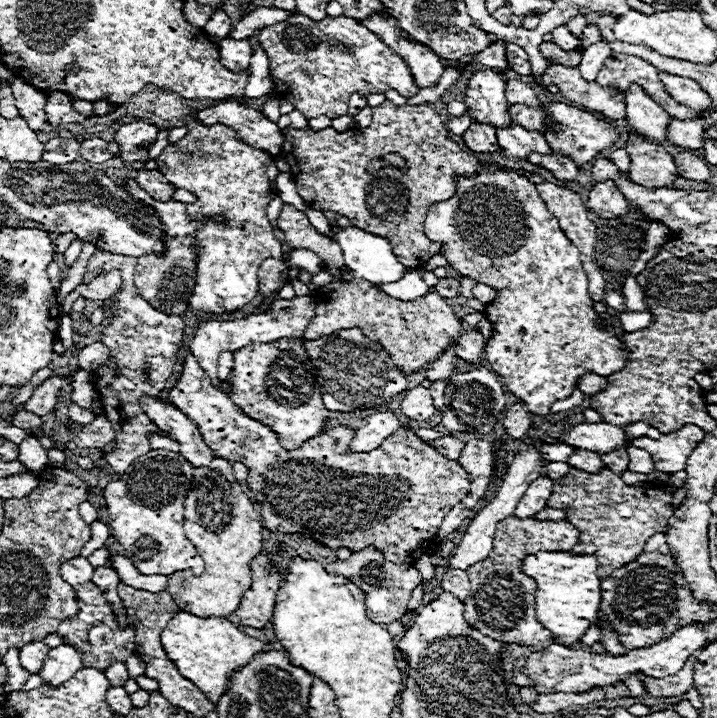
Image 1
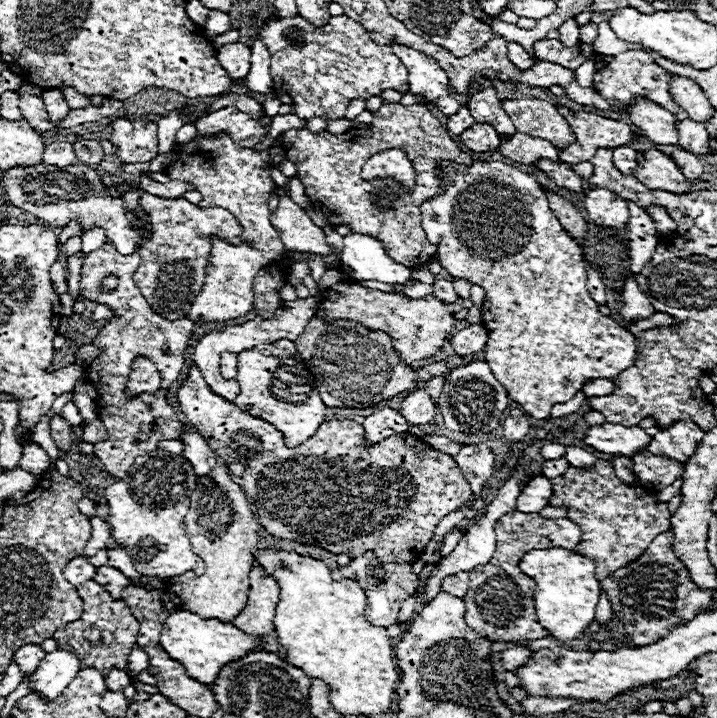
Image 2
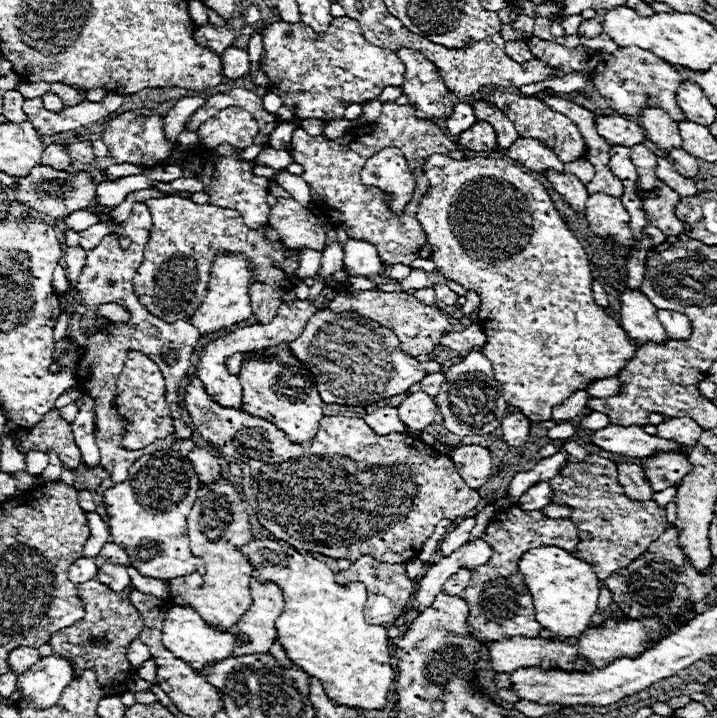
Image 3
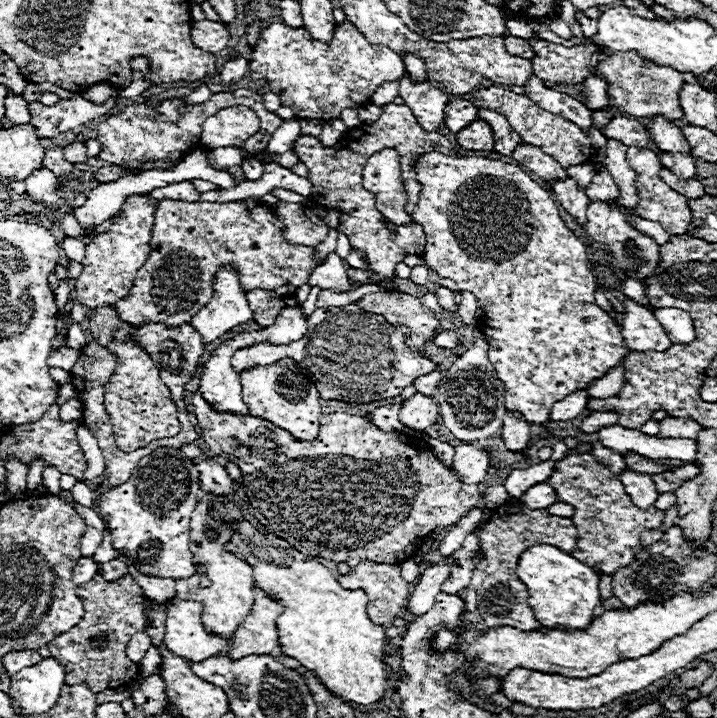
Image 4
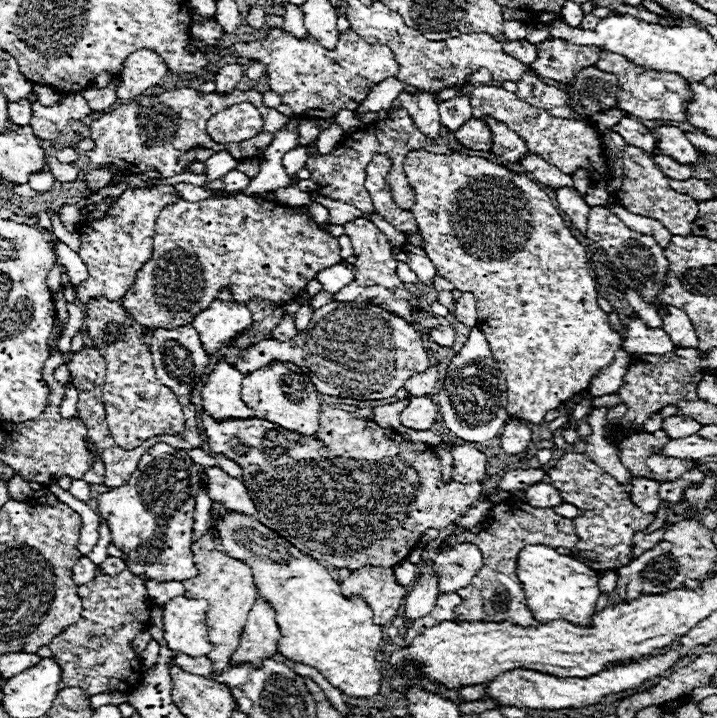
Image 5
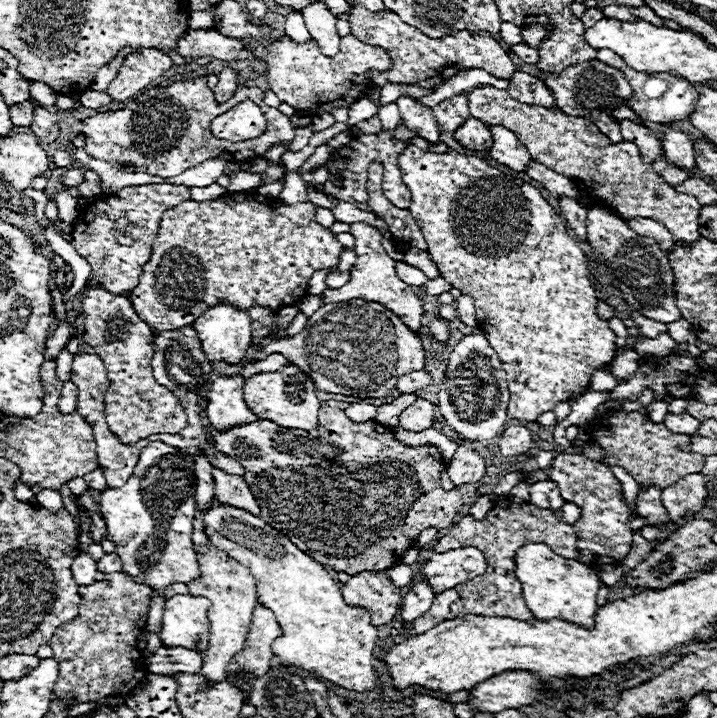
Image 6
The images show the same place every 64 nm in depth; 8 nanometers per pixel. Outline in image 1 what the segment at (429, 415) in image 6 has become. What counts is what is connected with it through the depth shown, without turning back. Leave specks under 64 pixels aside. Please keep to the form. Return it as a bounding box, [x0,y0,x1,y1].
[402,386,436,420]

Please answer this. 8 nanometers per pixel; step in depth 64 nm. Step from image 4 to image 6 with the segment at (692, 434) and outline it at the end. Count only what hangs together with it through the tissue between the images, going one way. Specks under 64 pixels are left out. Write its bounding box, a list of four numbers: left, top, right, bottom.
[664,414,700,436]

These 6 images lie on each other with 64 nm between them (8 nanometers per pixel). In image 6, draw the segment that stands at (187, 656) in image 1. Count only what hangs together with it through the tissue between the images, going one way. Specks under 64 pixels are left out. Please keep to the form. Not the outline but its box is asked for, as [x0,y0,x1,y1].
[162,594,208,652]

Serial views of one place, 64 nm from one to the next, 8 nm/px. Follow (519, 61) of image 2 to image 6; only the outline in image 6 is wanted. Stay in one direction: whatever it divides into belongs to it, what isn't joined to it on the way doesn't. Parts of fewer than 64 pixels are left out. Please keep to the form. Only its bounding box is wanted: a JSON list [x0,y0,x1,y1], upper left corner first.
[510,44,538,64]

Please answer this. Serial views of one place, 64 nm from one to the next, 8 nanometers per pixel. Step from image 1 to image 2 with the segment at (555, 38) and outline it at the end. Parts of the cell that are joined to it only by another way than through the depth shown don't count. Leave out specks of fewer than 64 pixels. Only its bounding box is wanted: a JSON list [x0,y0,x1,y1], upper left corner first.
[558,20,580,48]

